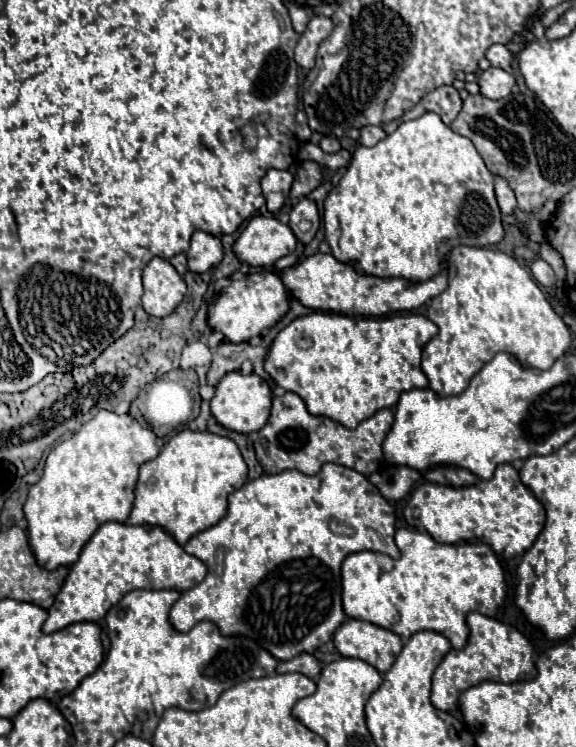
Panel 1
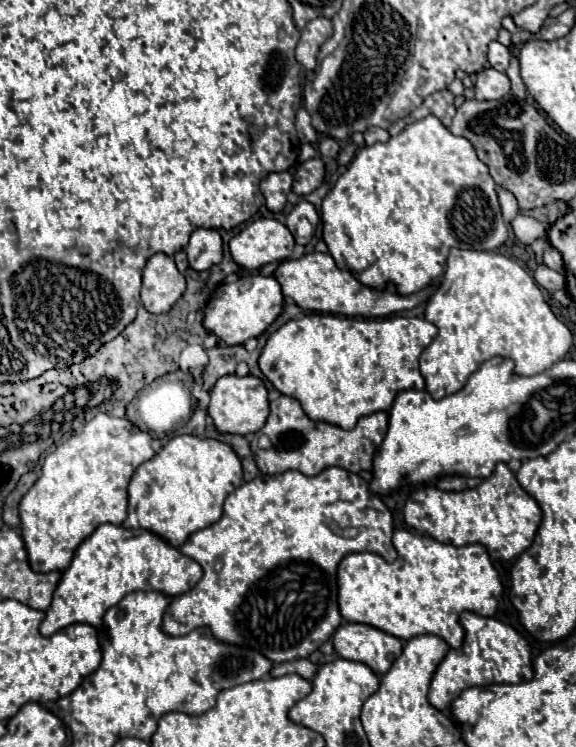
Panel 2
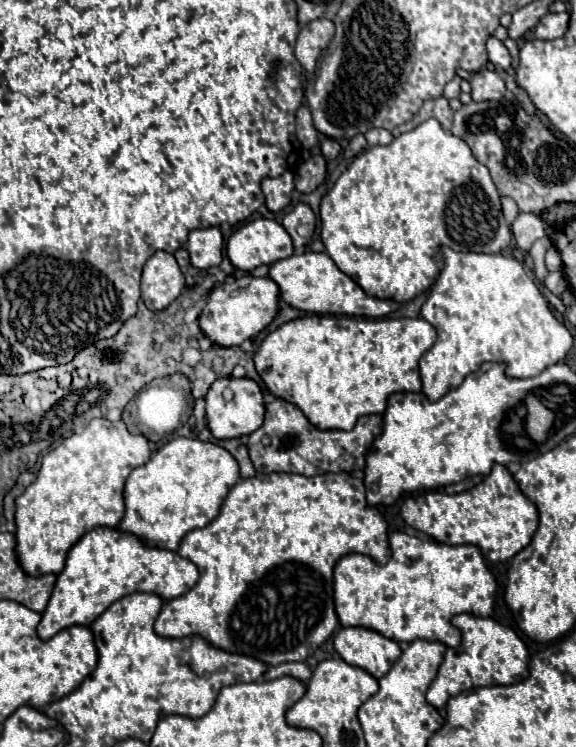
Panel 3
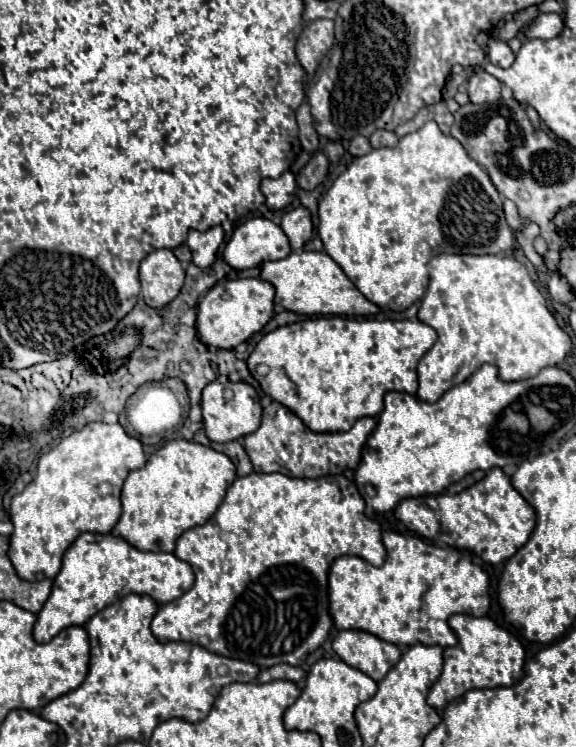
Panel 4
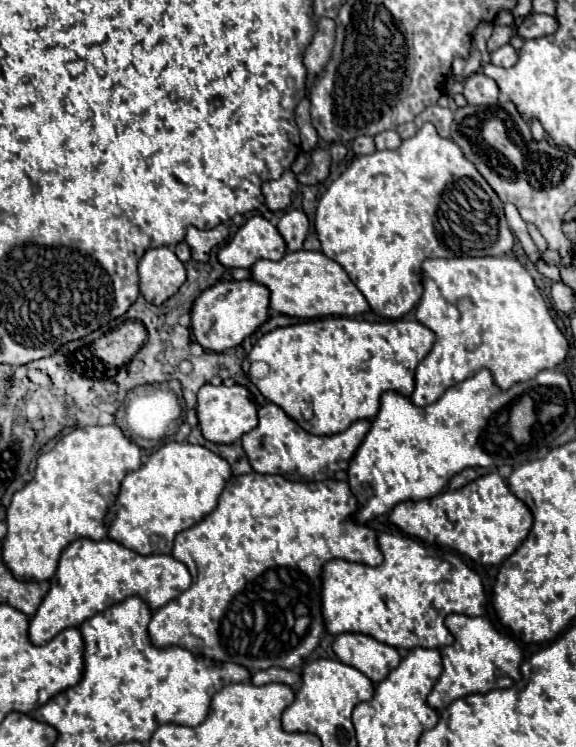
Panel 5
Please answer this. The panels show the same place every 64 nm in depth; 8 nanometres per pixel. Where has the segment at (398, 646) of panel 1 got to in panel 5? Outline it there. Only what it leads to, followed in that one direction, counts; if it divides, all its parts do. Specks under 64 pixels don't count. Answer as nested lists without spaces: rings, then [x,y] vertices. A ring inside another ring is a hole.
[[[356,632],[338,634],[334,638],[332,650],[344,664],[358,668],[374,684],[384,680],[388,672],[396,668],[396,664],[400,664],[400,654],[394,646],[378,642],[366,634]]]

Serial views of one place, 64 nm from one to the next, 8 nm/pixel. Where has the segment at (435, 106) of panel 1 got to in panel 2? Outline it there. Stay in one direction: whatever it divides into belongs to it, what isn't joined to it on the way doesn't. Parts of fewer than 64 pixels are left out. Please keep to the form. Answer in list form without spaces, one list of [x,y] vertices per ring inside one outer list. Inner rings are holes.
[[[440,90],[434,92],[432,96],[428,96],[422,106],[426,108],[426,112],[434,114],[436,118],[440,118],[440,122],[448,128],[452,124],[452,118],[456,114],[456,106],[454,106],[454,94],[450,90]]]

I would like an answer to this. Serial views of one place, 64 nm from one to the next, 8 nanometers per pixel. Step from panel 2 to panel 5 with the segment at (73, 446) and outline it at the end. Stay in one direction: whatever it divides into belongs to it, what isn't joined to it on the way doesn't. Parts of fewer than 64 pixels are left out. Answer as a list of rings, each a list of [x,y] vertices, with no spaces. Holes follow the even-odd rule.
[[[112,424],[112,426],[84,426],[76,428],[70,434],[62,436],[58,444],[46,452],[40,454],[34,478],[12,496],[12,502],[6,510],[6,524],[8,524],[8,534],[4,538],[4,548],[2,556],[8,568],[12,570],[14,578],[30,582],[42,582],[50,580],[56,574],[58,560],[62,550],[76,538],[86,536],[92,540],[104,540],[108,536],[108,522],[106,516],[116,502],[116,496],[120,492],[120,484],[124,476],[142,464],[142,454],[138,444],[134,444],[130,438],[122,434],[122,430]]]

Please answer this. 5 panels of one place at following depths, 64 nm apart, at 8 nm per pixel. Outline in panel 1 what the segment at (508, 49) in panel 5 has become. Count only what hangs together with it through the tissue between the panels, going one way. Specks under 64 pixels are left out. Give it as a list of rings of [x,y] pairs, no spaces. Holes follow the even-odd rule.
[[[492,44],[486,52],[486,58],[490,60],[492,66],[498,66],[502,70],[510,70],[510,64],[512,64],[512,54],[506,46],[502,44]]]

